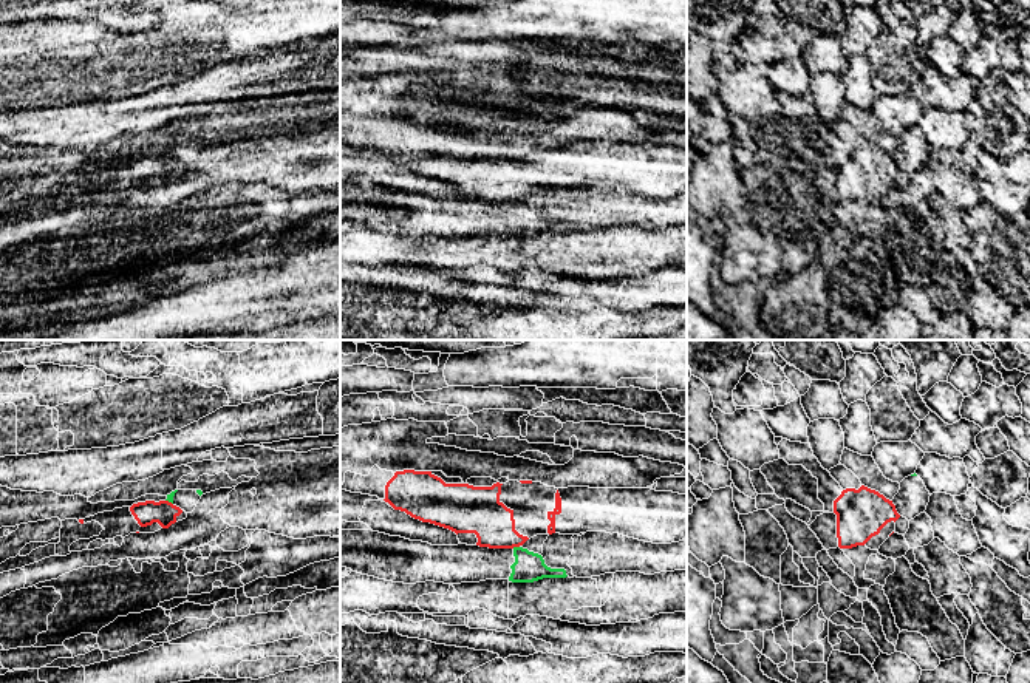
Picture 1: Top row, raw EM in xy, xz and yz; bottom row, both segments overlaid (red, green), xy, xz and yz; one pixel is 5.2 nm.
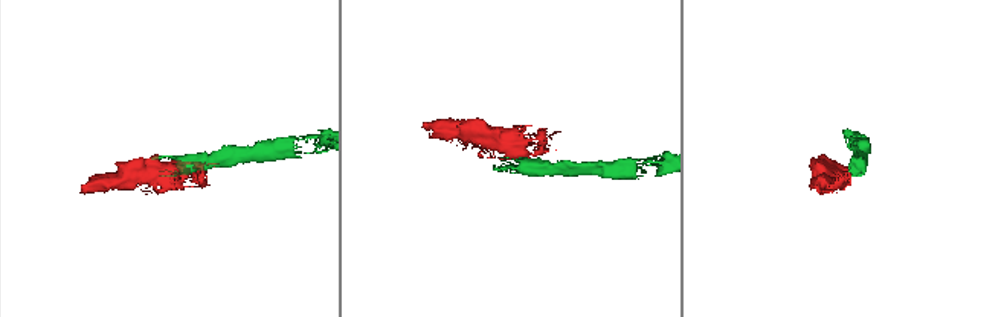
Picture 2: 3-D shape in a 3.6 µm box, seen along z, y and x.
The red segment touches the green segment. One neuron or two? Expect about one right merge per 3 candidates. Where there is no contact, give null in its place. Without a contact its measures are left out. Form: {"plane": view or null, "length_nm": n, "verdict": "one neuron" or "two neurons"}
{"plane": "xz", "length_nm": 40, "verdict": "two neurons"}

